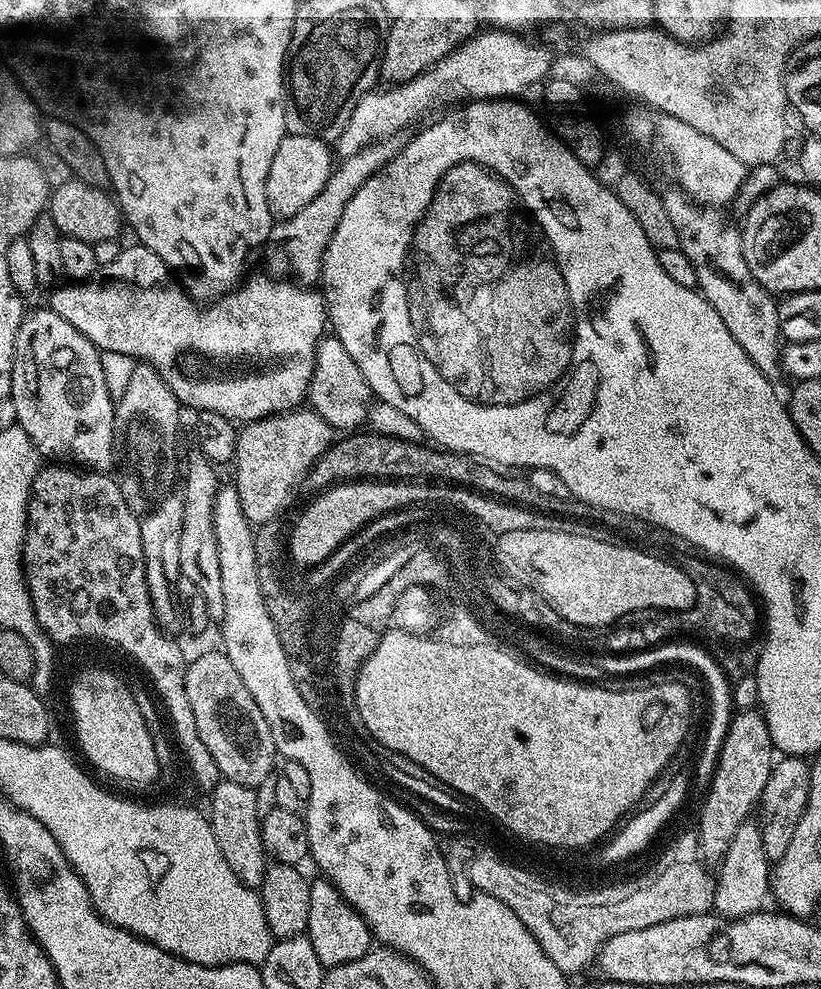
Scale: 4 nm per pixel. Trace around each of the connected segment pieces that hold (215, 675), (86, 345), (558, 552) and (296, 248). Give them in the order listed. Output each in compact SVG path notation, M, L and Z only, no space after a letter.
M223 651L204 652L187 661L186 698L190 698L190 710L194 710L194 722L206 750L218 762L218 770L223 779L238 782L242 786L259 789L268 780L278 764L278 753L274 746L274 734L258 710L258 702L246 690L238 670L230 663Z
M47 306L27 313L18 326L16 357L12 371L12 397L16 411L16 424L26 430L30 442L41 457L56 462L71 462L88 470L108 470L112 464L112 447L116 444L118 404L106 386L104 358L90 338L82 334L66 318L58 318Z
M510 530L509 532L500 532L496 540L496 560L500 563L499 571L503 573L509 581L515 582L521 589L527 590L529 593L539 596L554 608L564 619L574 623L580 630L586 628L600 628L603 624L612 624L620 622L624 616L630 614L634 610L642 610L643 608L660 608L669 612L678 612L686 608L691 608L695 602L696 591L694 590L694 582L675 564L664 560L659 560L656 556L651 556L648 552L639 552L636 548L623 548L620 544L611 544L608 540L599 540L596 536L583 536L580 532L569 530Z
M374 142L366 146L357 156L344 158L333 167L328 184L322 186L322 194L317 194L314 202L306 205L306 210L298 210L294 218L273 223L272 239L262 249L262 260L272 264L271 271L286 274L293 282L316 282L320 279L320 262L326 254L328 240L334 238L336 223L342 219L342 210L366 186L368 177L386 167L392 161L394 148L391 143Z

